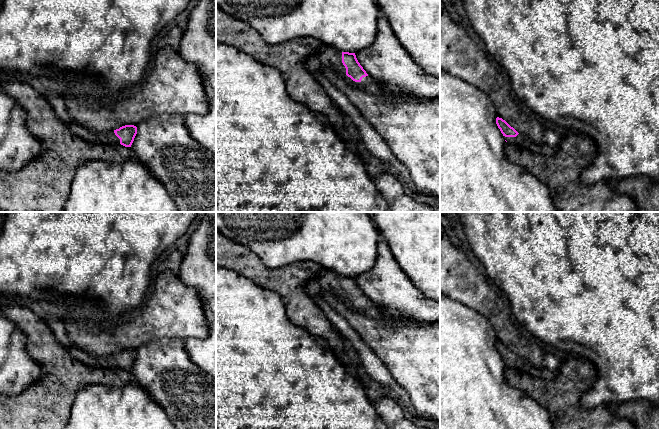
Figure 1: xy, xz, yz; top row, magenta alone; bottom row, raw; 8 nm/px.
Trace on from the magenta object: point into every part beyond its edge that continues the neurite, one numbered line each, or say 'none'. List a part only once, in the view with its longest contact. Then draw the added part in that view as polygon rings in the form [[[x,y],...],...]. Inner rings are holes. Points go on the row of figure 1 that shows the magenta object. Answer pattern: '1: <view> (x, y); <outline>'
1: xz (329, 58); [[[327,45],[319,52],[308,57],[305,61],[305,67],[311,72],[325,74],[327,70],[333,70],[346,74],[346,68],[342,63],[342,52]]]
2: xz (368, 83); [[[369,76],[363,77],[360,82],[356,82],[360,87],[363,87],[367,91],[377,92],[378,84]]]

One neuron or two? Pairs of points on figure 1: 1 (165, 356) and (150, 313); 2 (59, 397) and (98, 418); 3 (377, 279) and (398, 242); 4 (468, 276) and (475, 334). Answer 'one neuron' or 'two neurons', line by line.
1: two neurons
2: two neurons
3: two neurons
4: two neurons

